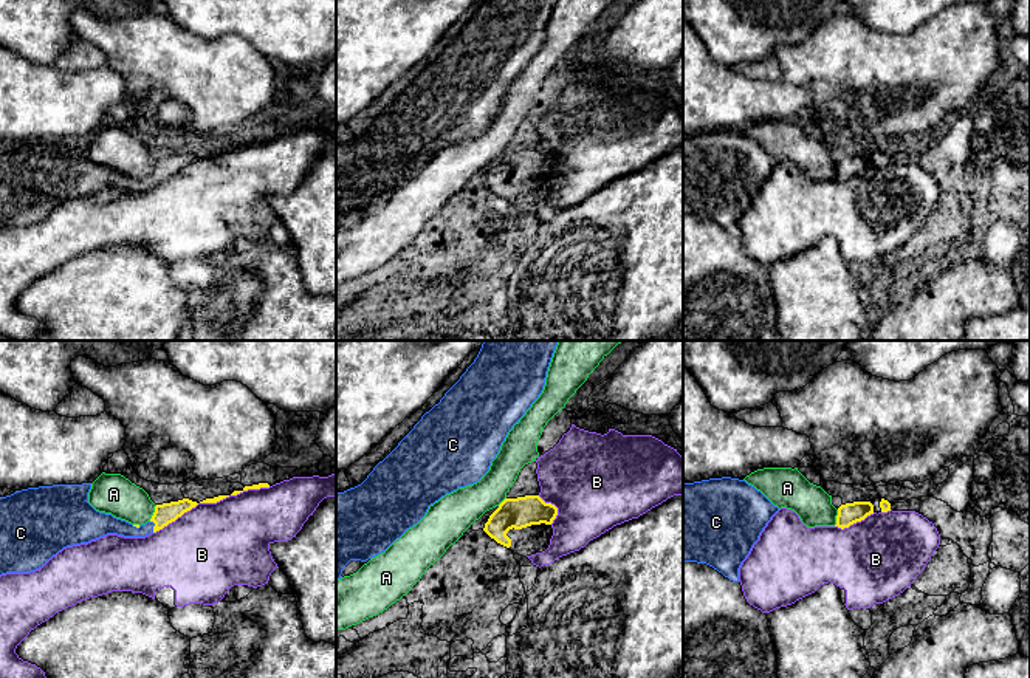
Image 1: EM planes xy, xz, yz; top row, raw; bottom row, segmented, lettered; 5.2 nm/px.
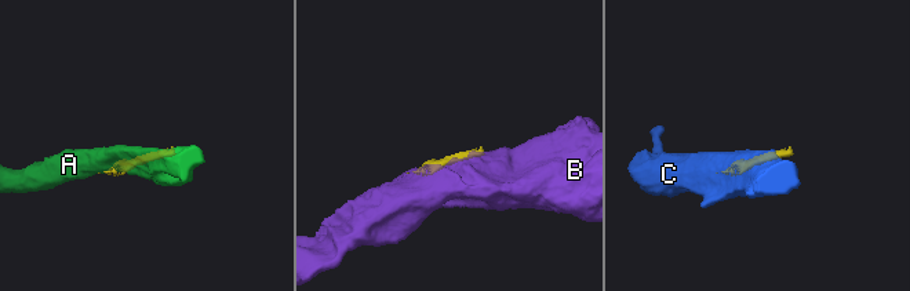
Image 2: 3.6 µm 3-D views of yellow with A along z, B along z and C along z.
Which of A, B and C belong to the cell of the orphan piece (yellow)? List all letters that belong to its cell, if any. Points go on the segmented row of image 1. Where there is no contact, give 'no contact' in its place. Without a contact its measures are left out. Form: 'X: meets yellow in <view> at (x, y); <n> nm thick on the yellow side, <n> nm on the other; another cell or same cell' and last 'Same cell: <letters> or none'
A: meets yellow in xy at (154, 513); 110 nm thick on the yellow side, 220 nm on the other; another cell
B: meets yellow in xy at (211, 502); 110 nm thick on the yellow side, 460 nm on the other; another cell
C: meets yellow in xy at (154, 527); 110 nm thick on the yellow side, 110 nm on the other; same cell
Same cell: C

